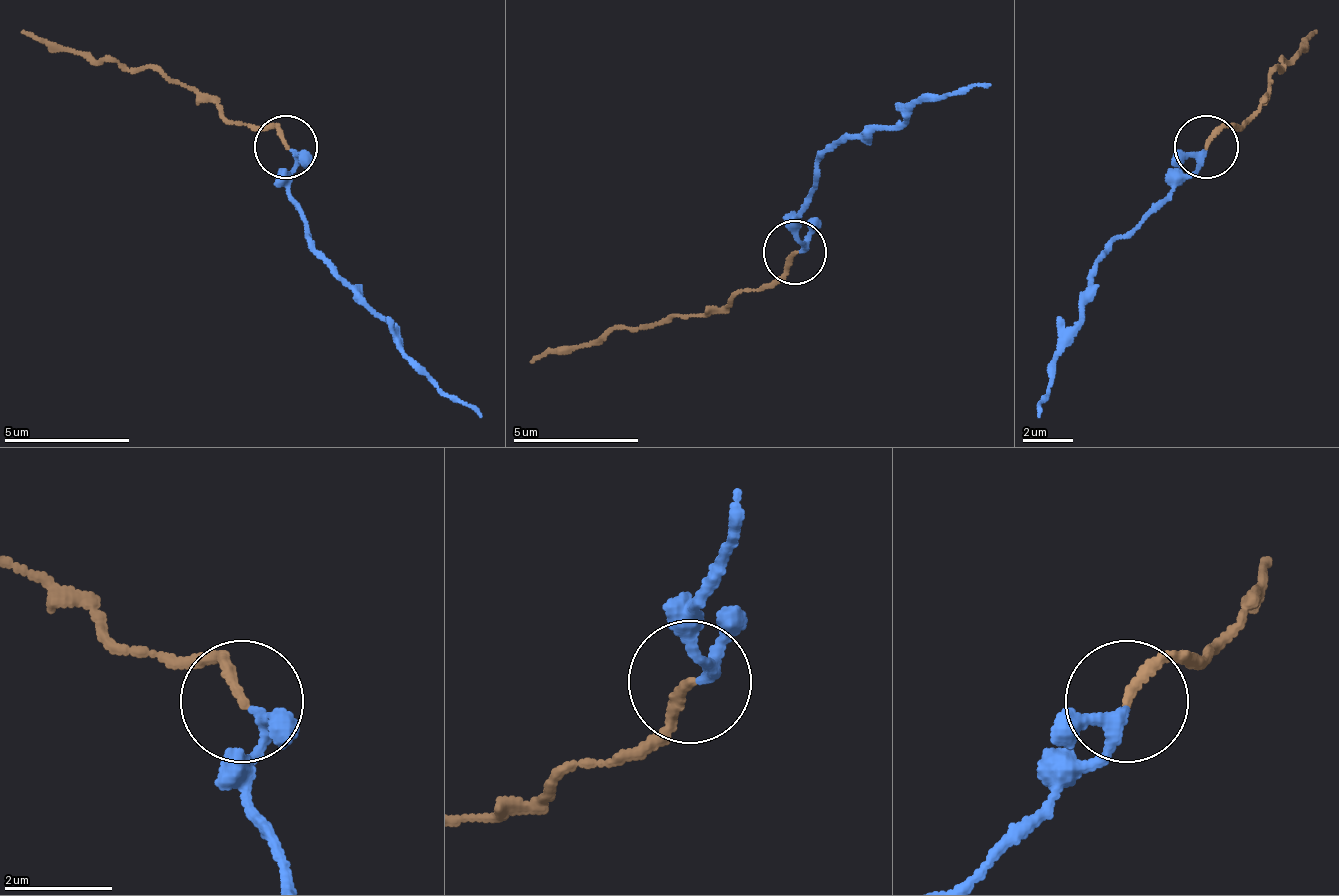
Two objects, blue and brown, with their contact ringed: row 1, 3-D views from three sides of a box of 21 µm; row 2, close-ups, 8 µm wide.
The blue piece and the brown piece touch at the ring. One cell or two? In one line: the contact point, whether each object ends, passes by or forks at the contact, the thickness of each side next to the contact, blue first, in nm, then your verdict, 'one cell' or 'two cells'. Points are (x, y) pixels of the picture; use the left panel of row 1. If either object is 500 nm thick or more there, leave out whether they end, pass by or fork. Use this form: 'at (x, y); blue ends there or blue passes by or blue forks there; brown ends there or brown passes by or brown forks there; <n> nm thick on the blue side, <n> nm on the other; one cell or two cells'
at (286, 146); blue passes by; brown ends there; 190 nm thick on the blue side, 180 nm on the other; two cells

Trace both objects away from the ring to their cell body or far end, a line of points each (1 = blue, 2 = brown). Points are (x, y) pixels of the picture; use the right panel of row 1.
1: (1204, 148), (1097, 268), (1084, 318), (1053, 362), (1040, 419)
2: (1204, 148), (1223, 129), (1242, 122), (1261, 104), (1280, 59), (1318, 34)

